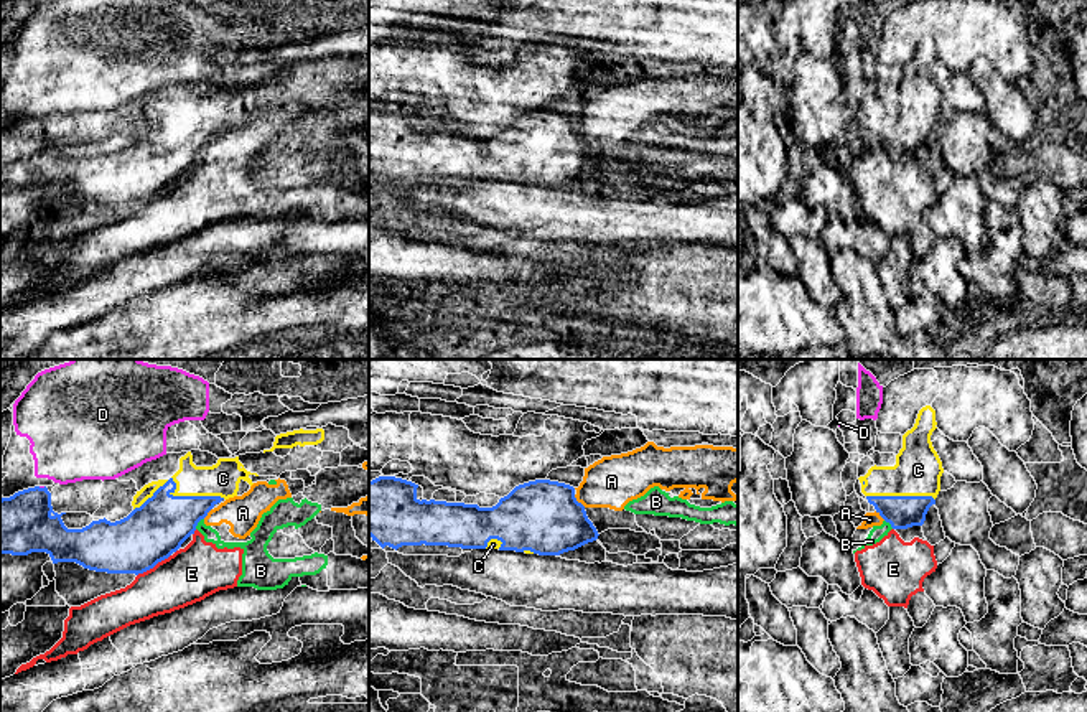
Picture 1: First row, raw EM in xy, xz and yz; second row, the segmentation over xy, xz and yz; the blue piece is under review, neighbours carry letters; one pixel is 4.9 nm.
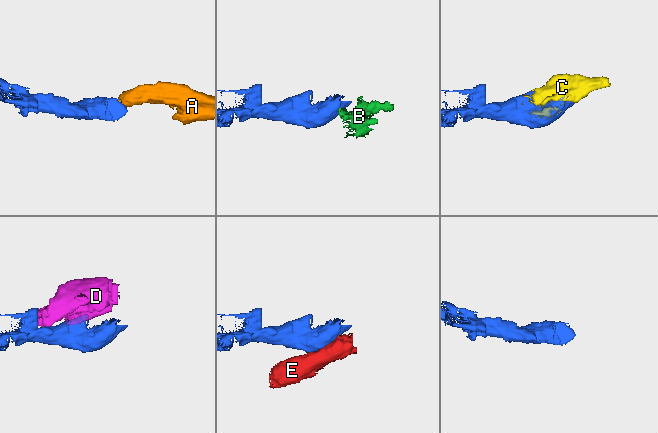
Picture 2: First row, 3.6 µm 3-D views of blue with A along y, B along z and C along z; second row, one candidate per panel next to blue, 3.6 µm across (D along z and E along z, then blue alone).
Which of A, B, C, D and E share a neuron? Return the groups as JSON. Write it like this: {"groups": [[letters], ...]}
{"groups": [["A", "E"], ["B"], ["C"], ["D"]]}

